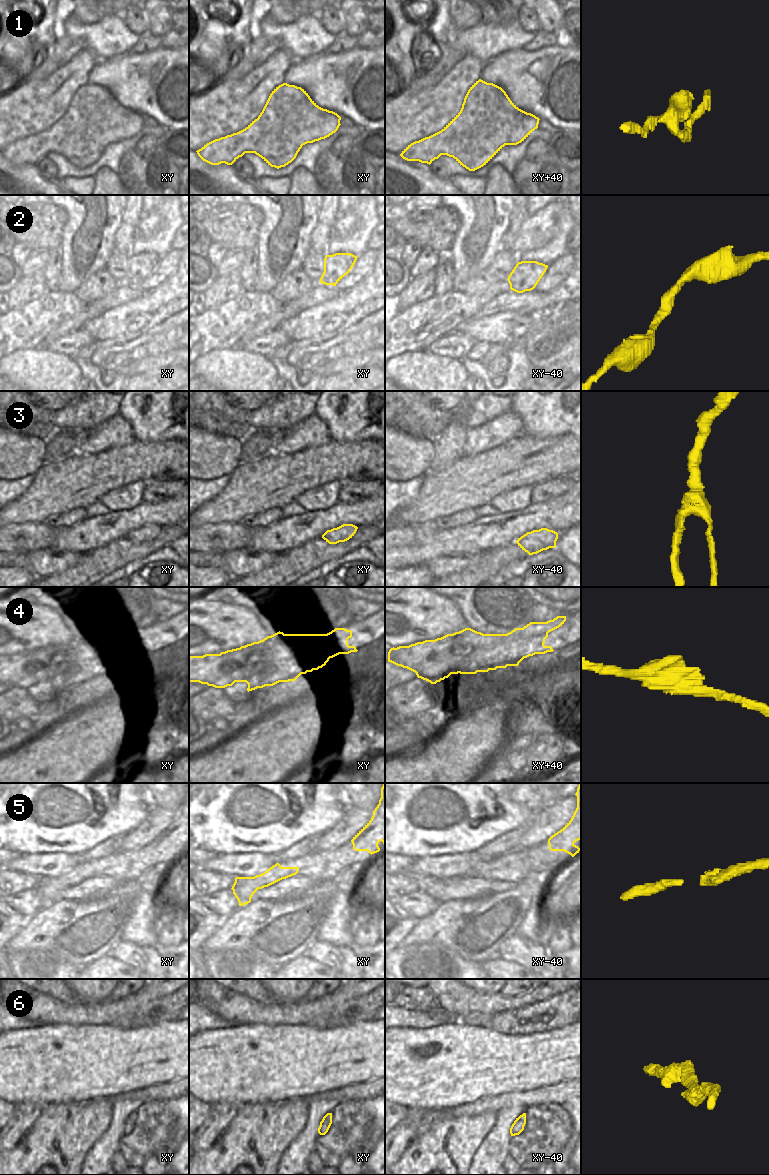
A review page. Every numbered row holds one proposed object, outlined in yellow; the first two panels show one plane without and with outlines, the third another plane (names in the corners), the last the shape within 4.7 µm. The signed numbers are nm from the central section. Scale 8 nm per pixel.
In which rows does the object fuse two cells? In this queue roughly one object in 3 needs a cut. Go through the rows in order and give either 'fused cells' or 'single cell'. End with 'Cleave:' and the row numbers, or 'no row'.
1: single cell
2: single cell
3: single cell
4: fused cells
5: single cell
6: single cell
Cleave: 4

